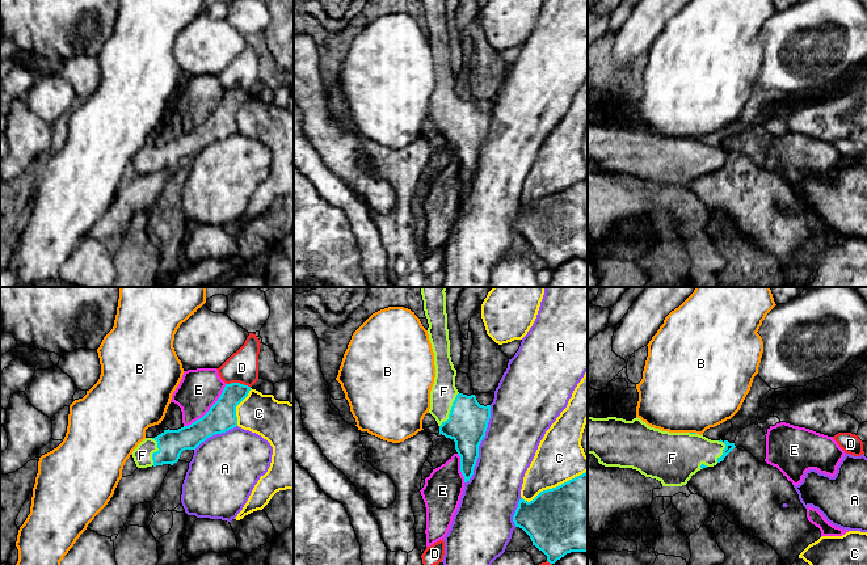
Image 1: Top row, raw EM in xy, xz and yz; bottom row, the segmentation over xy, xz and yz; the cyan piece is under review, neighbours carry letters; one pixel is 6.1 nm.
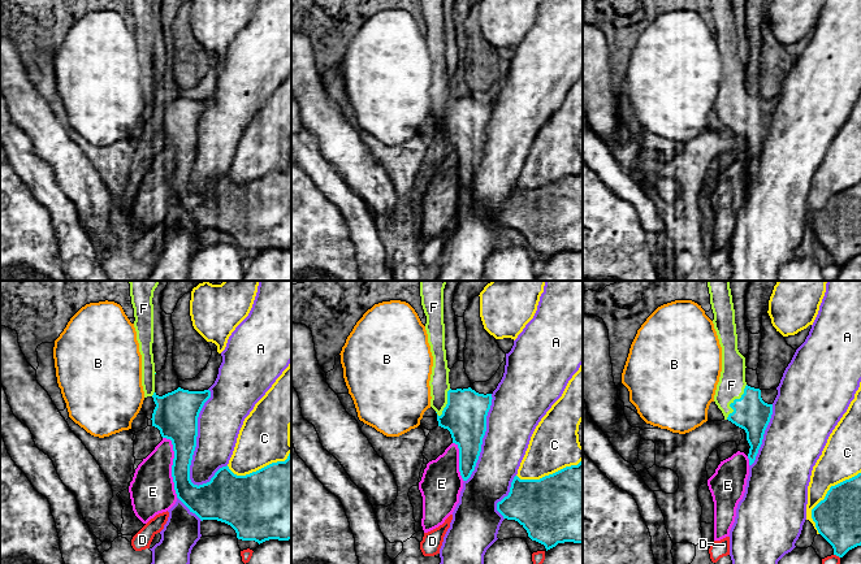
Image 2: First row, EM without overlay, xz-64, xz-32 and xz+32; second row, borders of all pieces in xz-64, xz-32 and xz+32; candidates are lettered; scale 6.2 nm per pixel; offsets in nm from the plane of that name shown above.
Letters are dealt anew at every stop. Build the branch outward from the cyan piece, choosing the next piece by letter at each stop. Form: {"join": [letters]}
{"join": ["F"]}

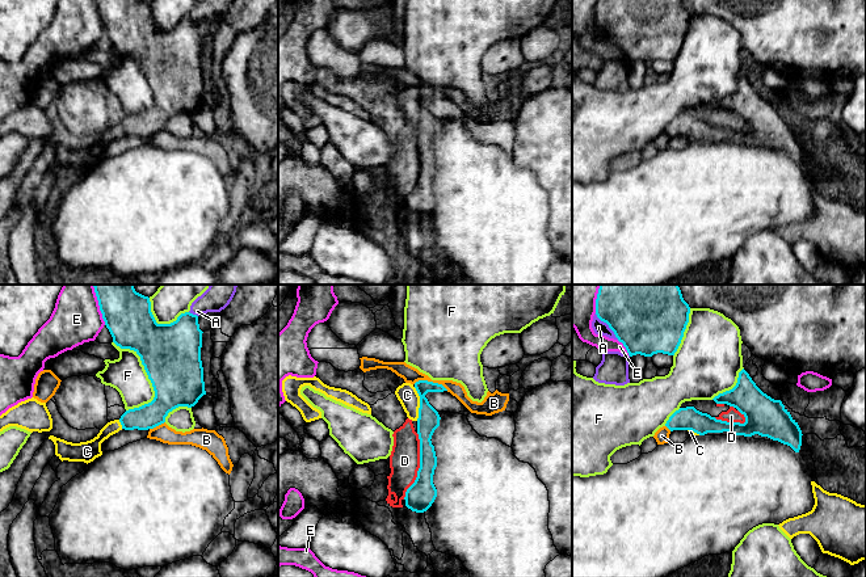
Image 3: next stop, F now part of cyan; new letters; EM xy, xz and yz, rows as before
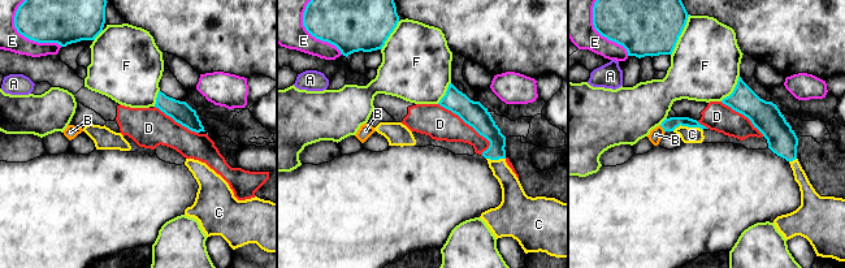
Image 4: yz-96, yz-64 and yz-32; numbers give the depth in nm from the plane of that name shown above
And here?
{"join": ["C"]}

